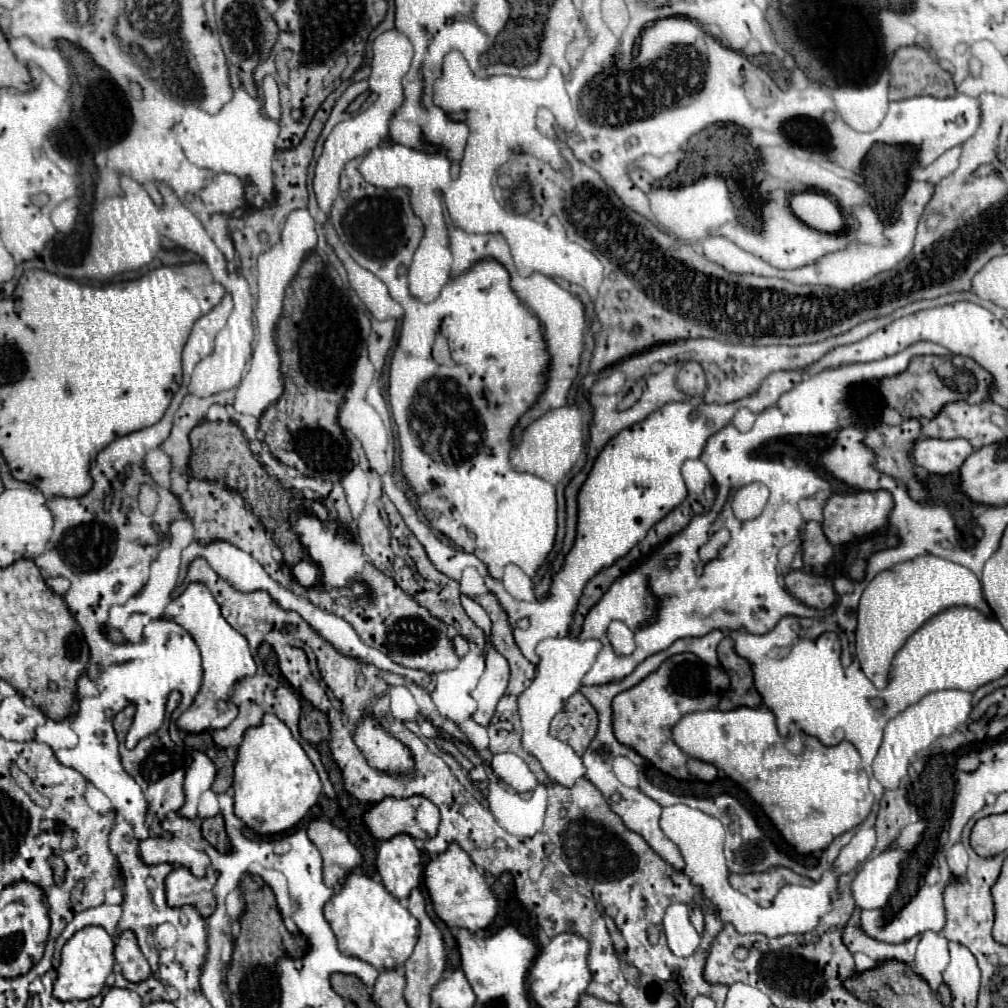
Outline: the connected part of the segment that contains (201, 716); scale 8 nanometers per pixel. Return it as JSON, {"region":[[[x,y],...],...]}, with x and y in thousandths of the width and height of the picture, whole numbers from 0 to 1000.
{"region":[[[188,579],[183,589],[179,589],[177,593],[173,593],[167,601],[165,601],[165,611],[169,615],[173,615],[175,619],[183,621],[188,631],[194,635],[198,647],[200,647],[200,661],[202,661],[202,675],[200,675],[200,683],[192,694],[192,698],[177,712],[177,722],[185,724],[185,726],[208,726],[208,724],[218,724],[224,722],[236,708],[234,702],[226,704],[224,708],[216,708],[214,706],[214,696],[222,690],[228,690],[230,681],[244,671],[252,671],[254,669],[254,657],[248,649],[246,637],[244,633],[234,627],[224,613],[218,607],[216,597],[212,595],[210,587],[202,581],[202,579]]]}

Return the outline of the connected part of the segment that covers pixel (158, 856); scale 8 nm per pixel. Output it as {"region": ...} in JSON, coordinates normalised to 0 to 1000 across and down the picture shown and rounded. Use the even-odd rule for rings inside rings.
{"region":[[[192,819],[190,825],[177,825],[167,833],[161,831],[147,831],[139,837],[139,847],[145,857],[175,857],[188,861],[192,869],[200,871],[208,859],[206,847],[200,843],[200,839],[194,841],[192,831],[196,829],[196,819]]]}

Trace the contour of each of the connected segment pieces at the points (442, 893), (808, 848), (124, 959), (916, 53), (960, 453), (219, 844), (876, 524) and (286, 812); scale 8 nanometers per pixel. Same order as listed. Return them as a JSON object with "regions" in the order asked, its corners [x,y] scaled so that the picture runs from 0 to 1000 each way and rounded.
{"regions":[[[[446,837],[442,845],[425,855],[421,875],[433,907],[442,915],[444,921],[462,921],[466,925],[474,925],[488,917],[494,901],[492,889],[488,887],[486,879],[470,859],[466,849],[454,837]]],[[[730,702],[730,704],[700,704],[679,710],[667,724],[669,736],[685,752],[702,756],[716,764],[722,772],[732,776],[764,810],[768,819],[780,831],[784,839],[794,847],[804,847],[810,843],[819,843],[823,835],[849,821],[859,813],[865,804],[867,788],[861,782],[861,768],[853,760],[853,748],[843,736],[833,736],[829,740],[813,738],[806,732],[806,744],[800,742],[796,750],[786,750],[778,742],[778,732],[770,724],[770,712],[762,702]]],[[[125,923],[125,925],[119,927],[119,933],[115,935],[113,948],[115,948],[115,954],[119,956],[121,966],[123,966],[125,972],[129,972],[129,974],[141,974],[141,972],[145,972],[149,968],[147,952],[139,944],[133,925]]],[[[901,46],[901,48],[891,48],[887,52],[887,58],[883,62],[883,99],[897,99],[897,97],[905,97],[905,95],[927,95],[927,97],[938,97],[938,95],[946,95],[948,87],[946,87],[946,79],[942,75],[942,71],[938,71],[925,56],[919,48],[913,46]]],[[[911,437],[907,442],[907,458],[923,470],[946,470],[966,448],[960,437]]],[[[216,808],[212,812],[204,812],[200,813],[200,829],[216,843],[216,845],[228,845],[230,839],[228,839],[228,833],[224,829],[224,823],[222,823],[222,812]]],[[[881,486],[848,487],[845,489],[826,489],[817,504],[815,524],[819,532],[823,532],[825,540],[839,540],[851,532],[863,530],[881,518],[881,510],[887,504],[885,490]]],[[[264,708],[256,722],[248,722],[236,742],[232,762],[234,810],[256,827],[276,827],[294,819],[315,796],[319,776],[306,748],[288,722],[272,708]]]]}

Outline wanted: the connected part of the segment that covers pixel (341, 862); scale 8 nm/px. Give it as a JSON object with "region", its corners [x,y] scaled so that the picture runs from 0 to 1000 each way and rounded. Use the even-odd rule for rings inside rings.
{"region":[[[312,813],[306,819],[306,829],[312,833],[321,851],[321,877],[341,877],[343,867],[359,857],[357,843],[345,833],[343,825],[323,813]]]}

